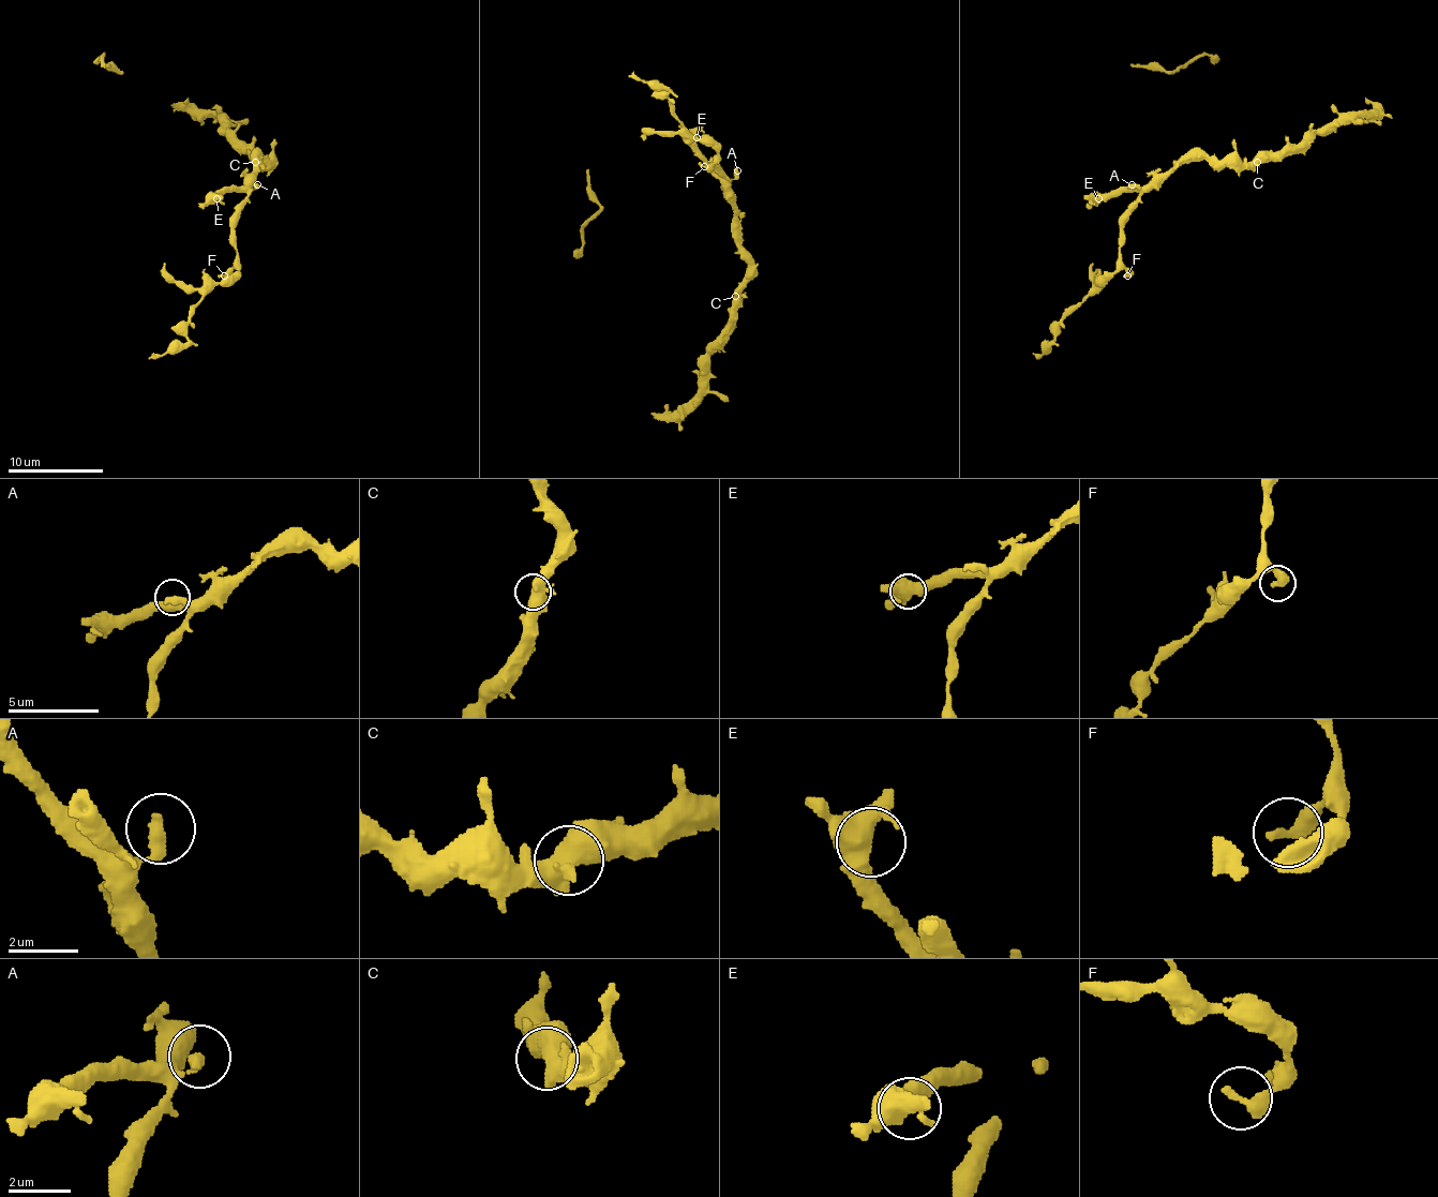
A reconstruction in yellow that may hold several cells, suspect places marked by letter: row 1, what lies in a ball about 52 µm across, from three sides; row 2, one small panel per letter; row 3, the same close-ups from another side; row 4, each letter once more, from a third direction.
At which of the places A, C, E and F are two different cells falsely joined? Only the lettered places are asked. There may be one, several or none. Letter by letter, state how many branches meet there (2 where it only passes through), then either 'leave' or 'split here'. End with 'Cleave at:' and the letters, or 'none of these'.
A: branches 1; leave
C: branches 3; leave
E: branches 4; leave
F: branches 1; leave
Cleave at: none of these

